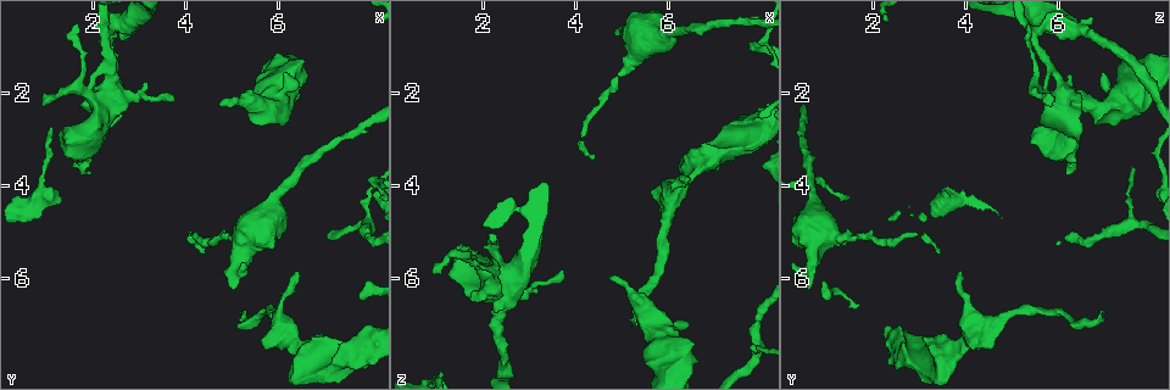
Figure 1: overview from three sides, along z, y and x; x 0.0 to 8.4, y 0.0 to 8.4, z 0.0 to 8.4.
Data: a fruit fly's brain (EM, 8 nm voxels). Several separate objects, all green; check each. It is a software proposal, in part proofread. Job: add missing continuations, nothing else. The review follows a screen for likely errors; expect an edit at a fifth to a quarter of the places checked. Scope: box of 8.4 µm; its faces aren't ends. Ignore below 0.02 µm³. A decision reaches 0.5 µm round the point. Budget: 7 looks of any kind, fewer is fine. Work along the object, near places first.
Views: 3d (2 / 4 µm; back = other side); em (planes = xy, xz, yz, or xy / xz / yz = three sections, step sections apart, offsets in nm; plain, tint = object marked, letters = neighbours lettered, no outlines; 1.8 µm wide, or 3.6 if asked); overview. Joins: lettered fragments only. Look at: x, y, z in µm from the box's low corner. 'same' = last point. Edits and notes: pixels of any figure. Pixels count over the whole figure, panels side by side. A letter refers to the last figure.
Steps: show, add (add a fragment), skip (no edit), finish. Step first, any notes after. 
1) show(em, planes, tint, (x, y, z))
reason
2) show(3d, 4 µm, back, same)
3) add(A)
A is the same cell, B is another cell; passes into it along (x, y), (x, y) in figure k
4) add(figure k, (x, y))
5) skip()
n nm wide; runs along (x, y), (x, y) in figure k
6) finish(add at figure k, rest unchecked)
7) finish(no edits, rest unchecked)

show(em, planes, letters, (1.75, 3.80, 6.20))

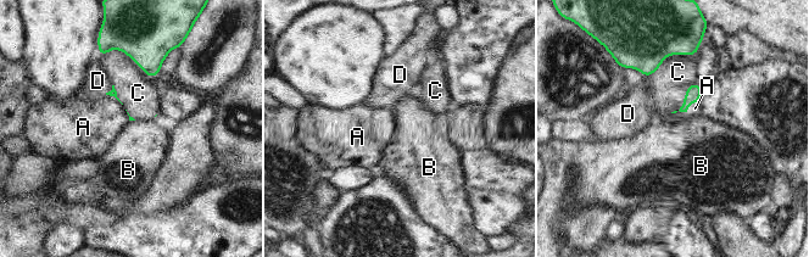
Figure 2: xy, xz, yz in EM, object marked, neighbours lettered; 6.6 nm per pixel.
add(figure 2, (695, 109))
A is the same cell, B, C and D are other cells; the neuron continues

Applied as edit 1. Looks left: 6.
show(overview)
redraw

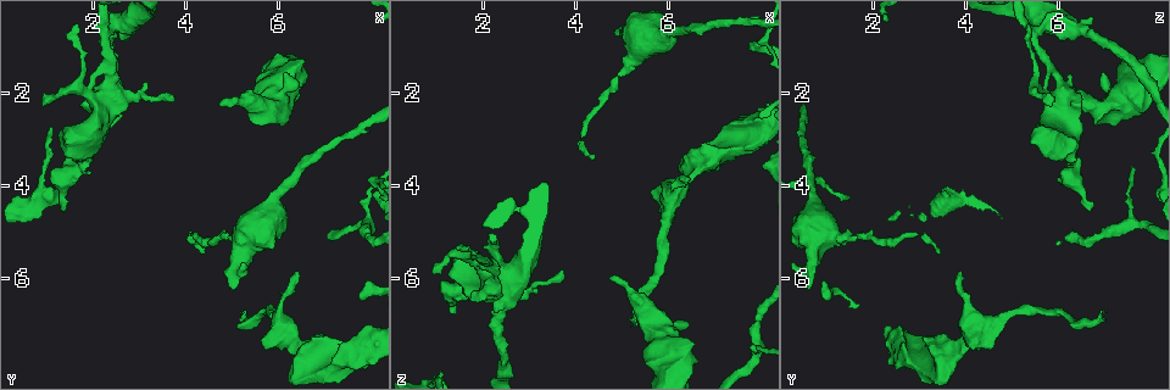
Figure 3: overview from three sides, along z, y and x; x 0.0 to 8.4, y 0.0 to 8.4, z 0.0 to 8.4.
show(em, planes, letters, (4.40, 5.45, 3.40))
tapers out

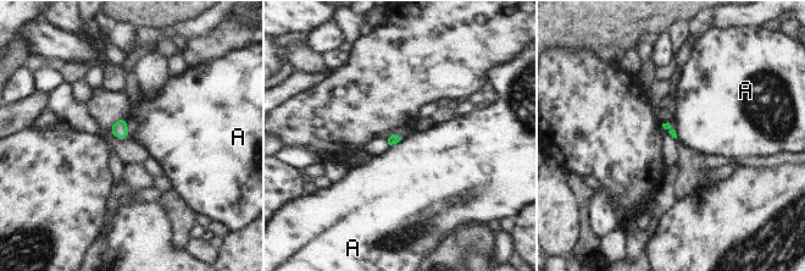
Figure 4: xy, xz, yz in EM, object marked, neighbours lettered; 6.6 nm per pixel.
skip()
A is another cell; none of them fits

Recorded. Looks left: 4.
show(3d, 2 µm, (5.35, 6.70, 6.90))
long arm stops here

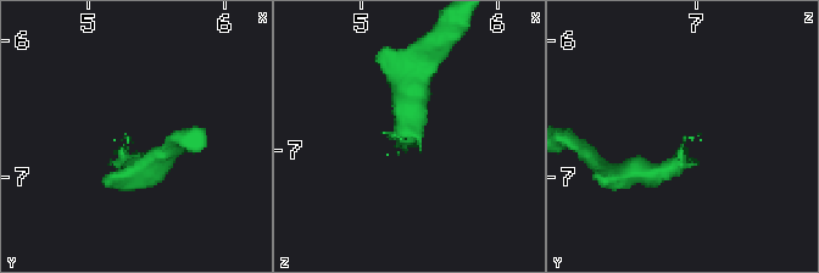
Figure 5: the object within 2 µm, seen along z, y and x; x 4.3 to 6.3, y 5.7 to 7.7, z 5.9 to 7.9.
show(em, 3.6 µm, planes, tint, (5.30, 6.68, 6.94))
shape alone is not enough

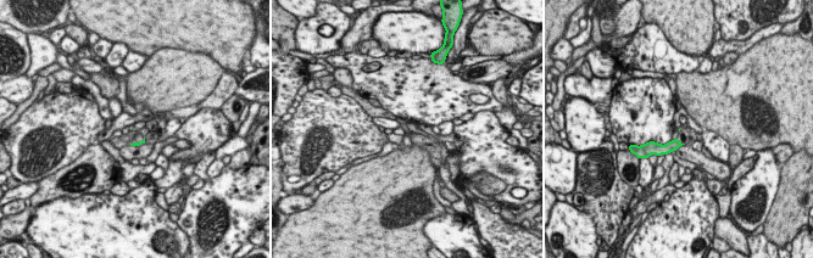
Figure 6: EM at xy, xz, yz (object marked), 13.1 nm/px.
show(em, 3.6 µm, planes, letters, same)

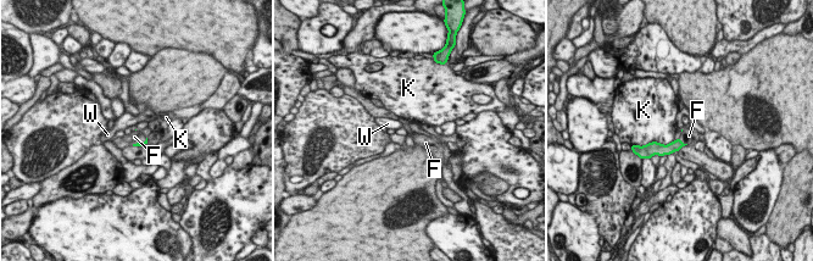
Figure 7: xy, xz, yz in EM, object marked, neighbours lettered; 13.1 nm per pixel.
add(figure 7, (134, 137))
F is the same cell, K and W are other cells; passes into it along (137, 144), (139, 143), (134, 137) in figure 7; the neuron continues

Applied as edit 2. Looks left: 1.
finish(add at figure 2, add at figure 7, rest unchecked)

